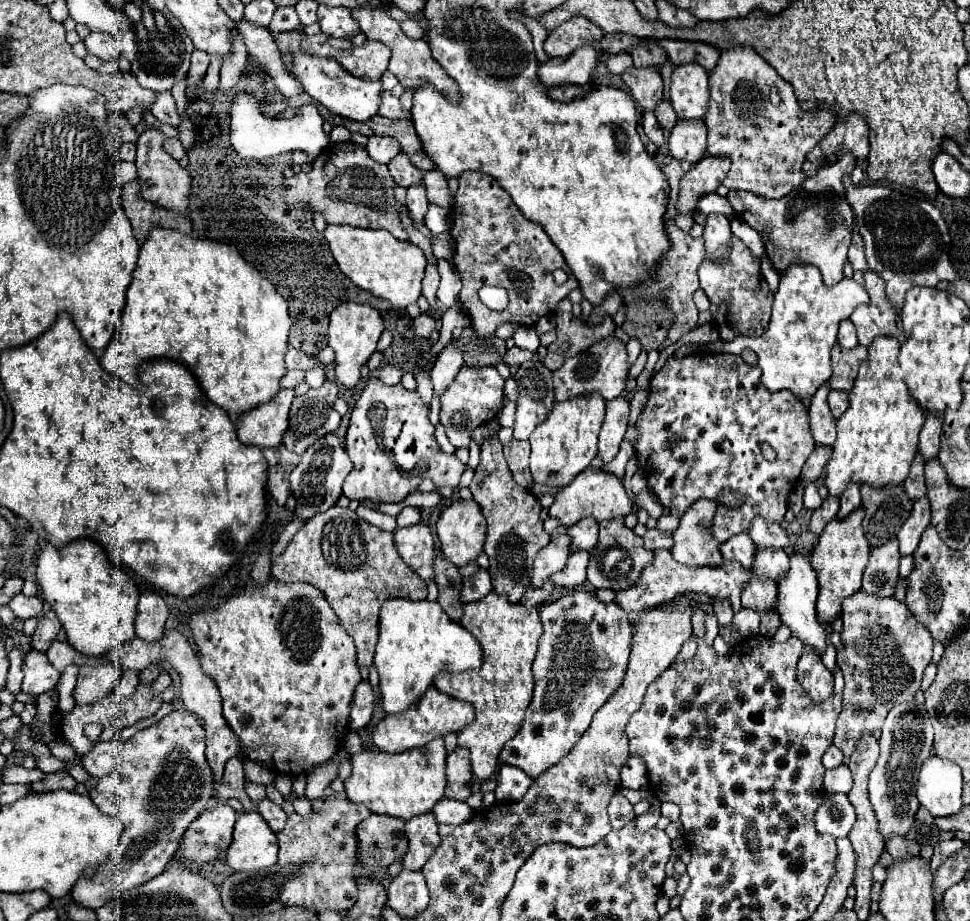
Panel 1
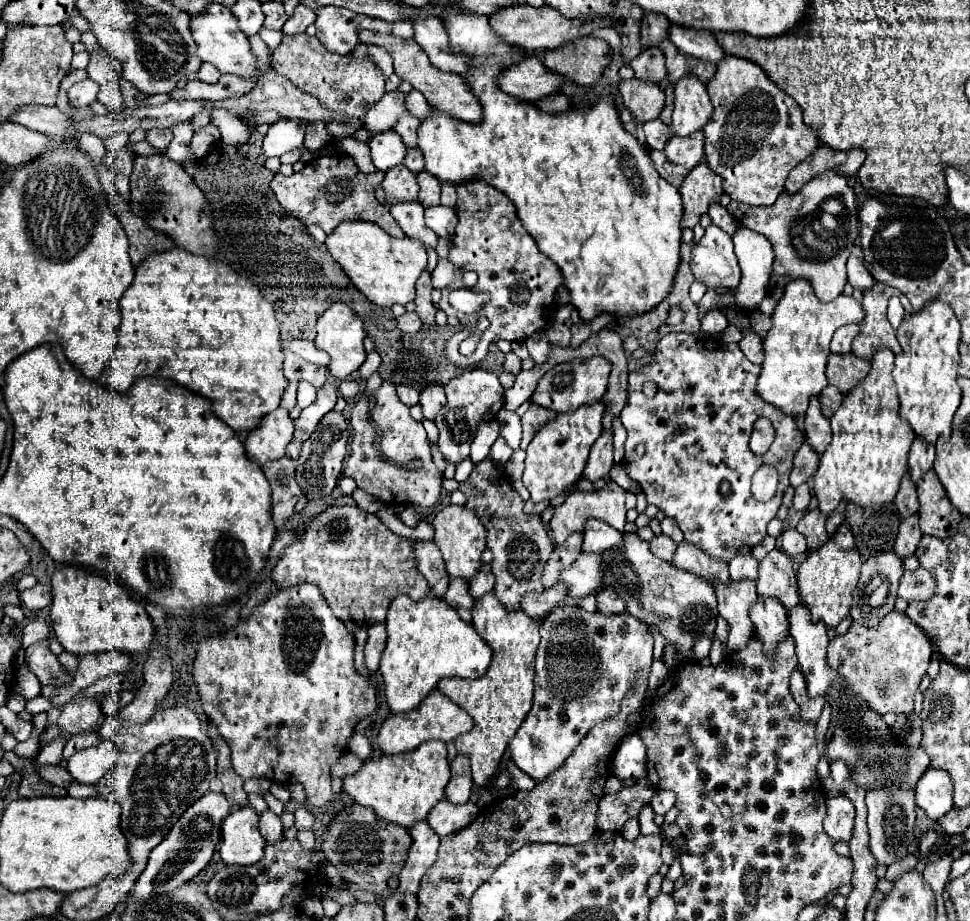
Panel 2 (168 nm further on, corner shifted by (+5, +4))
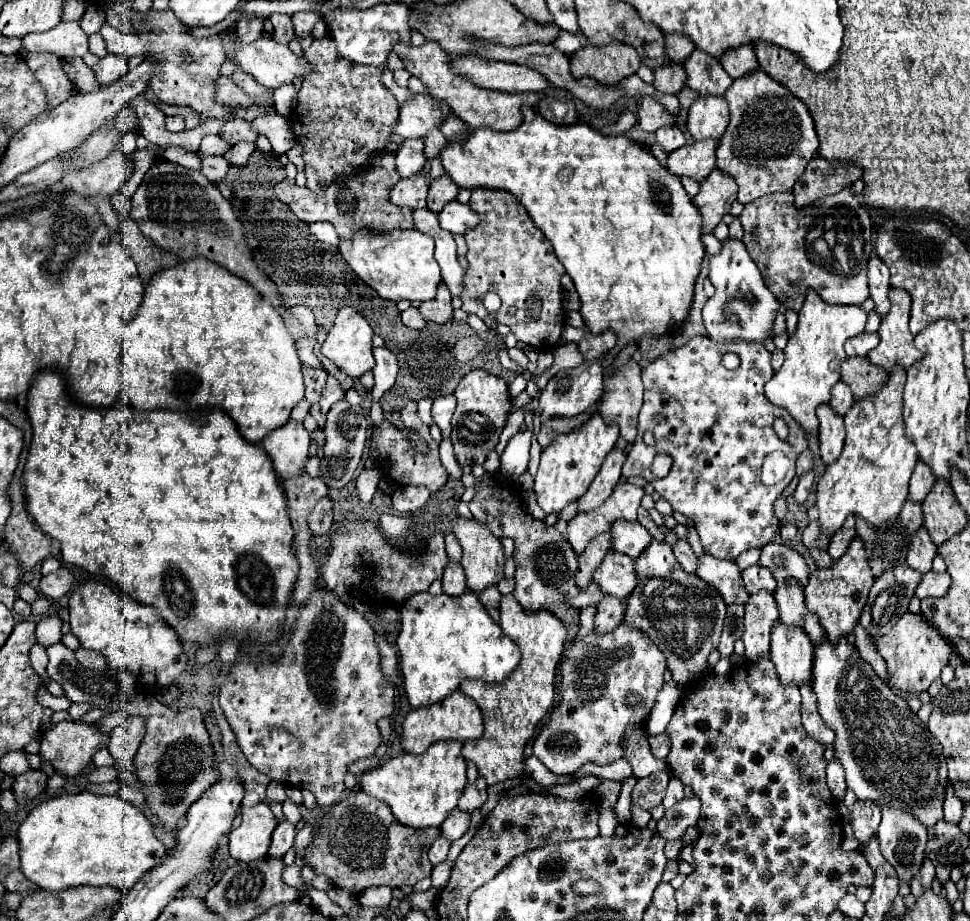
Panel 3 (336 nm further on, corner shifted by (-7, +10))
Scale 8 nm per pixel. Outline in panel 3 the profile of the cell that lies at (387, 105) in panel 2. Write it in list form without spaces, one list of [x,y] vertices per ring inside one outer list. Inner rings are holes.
[[[416,94],[400,106],[400,114],[396,124],[392,124],[392,132],[404,138],[424,138],[428,128],[438,126],[448,114],[452,112],[442,100],[436,100],[428,94]]]

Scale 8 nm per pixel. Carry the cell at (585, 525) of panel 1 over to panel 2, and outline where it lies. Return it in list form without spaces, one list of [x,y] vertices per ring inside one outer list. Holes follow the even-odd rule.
[[[596,518],[586,522],[584,544],[582,544],[584,552],[598,552],[598,554],[602,554],[604,550],[622,546],[622,544],[624,544],[624,534],[616,532],[610,524],[606,524],[602,520],[596,520]]]

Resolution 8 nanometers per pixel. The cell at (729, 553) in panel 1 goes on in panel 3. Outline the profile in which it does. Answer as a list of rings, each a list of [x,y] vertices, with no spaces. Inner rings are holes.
[[[760,564],[746,568],[742,572],[742,580],[744,580],[744,586],[750,594],[758,592],[758,590],[768,590],[768,592],[776,590],[776,580],[774,580],[772,572],[768,572],[768,568],[764,568]]]

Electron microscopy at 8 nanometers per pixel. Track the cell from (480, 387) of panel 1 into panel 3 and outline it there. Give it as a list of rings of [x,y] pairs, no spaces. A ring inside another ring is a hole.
[[[470,370],[456,386],[454,396],[458,400],[456,412],[452,416],[452,444],[456,458],[462,466],[470,462],[482,464],[486,454],[498,444],[500,432],[512,410],[508,384],[504,378],[488,374],[484,370]]]

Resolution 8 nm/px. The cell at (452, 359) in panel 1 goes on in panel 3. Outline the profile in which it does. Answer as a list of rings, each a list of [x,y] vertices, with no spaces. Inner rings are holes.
[[[452,394],[438,396],[432,404],[432,418],[440,426],[442,436],[450,436],[450,418],[456,408],[456,398]]]

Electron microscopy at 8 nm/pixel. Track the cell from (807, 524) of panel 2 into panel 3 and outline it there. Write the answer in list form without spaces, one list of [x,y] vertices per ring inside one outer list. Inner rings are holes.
[[[810,522],[802,534],[802,540],[806,548],[828,548],[830,546],[830,536],[822,532],[820,522]]]

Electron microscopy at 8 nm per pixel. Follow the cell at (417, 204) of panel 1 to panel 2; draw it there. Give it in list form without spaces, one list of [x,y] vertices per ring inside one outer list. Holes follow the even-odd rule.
[[[400,202],[390,208],[390,214],[408,238],[420,240],[426,248],[436,248],[438,236],[424,226],[424,206],[418,202]]]

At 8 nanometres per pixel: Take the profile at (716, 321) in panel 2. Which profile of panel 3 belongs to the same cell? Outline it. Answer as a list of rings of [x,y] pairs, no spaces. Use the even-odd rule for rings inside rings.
[[[734,238],[722,240],[720,252],[710,256],[708,278],[716,288],[716,294],[706,302],[702,312],[708,336],[720,342],[728,342],[736,338],[750,340],[750,342],[764,342],[768,336],[772,336],[770,330],[780,302],[764,286],[762,274],[756,262],[750,258],[742,240],[734,240]]]

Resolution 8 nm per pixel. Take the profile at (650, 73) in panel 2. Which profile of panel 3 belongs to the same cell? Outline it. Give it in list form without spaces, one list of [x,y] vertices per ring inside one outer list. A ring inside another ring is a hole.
[[[668,60],[664,66],[654,70],[654,88],[662,94],[678,94],[684,86],[684,66]]]

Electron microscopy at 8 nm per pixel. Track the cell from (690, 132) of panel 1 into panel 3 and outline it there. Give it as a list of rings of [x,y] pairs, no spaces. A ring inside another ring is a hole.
[[[698,140],[684,144],[676,152],[668,154],[666,168],[676,176],[690,176],[696,182],[704,180],[716,164],[716,140]]]

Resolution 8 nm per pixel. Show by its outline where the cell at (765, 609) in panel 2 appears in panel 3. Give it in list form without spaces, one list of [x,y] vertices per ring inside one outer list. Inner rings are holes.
[[[778,620],[770,636],[770,658],[782,684],[804,684],[812,680],[812,644],[804,628]]]

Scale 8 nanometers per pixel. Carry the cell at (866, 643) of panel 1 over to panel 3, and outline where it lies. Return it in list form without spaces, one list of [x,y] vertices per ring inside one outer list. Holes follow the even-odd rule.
[[[904,612],[890,634],[874,636],[870,638],[870,642],[886,662],[888,674],[884,682],[890,686],[892,692],[896,692],[896,696],[904,700],[908,698],[906,694],[918,696],[920,692],[928,690],[928,686],[936,678],[940,678],[940,670],[944,664],[948,664],[948,658],[952,654],[952,646],[948,644],[948,640],[944,640],[944,636],[932,624],[928,624],[924,616],[912,612]]]

